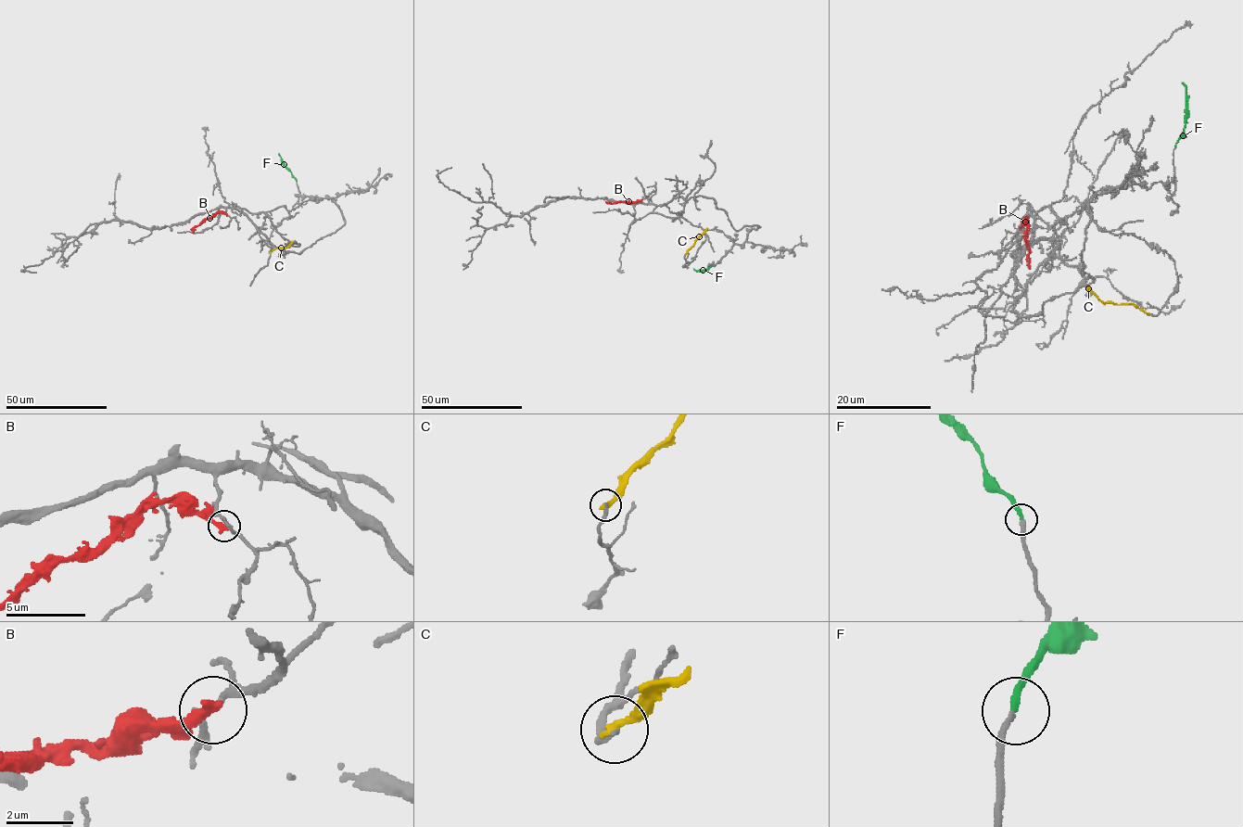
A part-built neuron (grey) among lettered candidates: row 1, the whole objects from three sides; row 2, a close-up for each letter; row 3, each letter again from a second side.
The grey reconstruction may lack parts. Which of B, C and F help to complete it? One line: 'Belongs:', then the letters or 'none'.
Belongs: F

